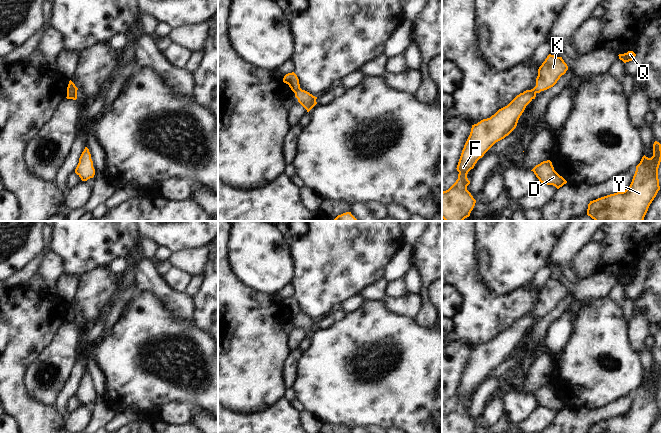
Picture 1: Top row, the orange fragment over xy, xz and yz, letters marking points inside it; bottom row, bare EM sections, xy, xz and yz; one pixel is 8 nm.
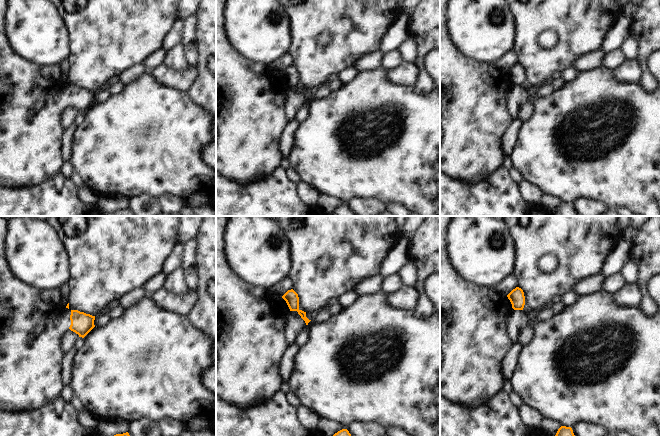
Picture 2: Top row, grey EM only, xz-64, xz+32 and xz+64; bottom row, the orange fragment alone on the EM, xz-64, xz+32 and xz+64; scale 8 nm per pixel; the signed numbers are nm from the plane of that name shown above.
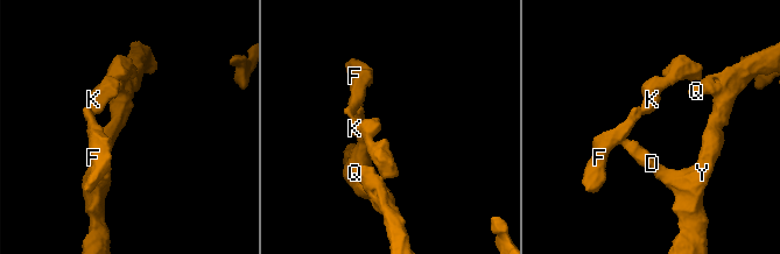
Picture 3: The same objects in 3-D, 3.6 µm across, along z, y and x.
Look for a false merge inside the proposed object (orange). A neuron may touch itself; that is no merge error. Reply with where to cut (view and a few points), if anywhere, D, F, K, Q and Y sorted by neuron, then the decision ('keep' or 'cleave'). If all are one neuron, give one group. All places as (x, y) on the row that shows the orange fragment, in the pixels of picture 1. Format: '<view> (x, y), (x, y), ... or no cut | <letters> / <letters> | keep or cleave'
xz (300, 88), (295, 94) | D F Q Y / K | cleave

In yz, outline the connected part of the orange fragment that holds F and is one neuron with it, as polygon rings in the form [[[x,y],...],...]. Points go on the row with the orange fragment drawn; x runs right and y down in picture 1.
[[[534,88],[526,90],[490,118],[472,125],[456,168],[459,172],[458,179],[448,190],[442,192],[442,218],[445,221],[463,221],[470,216],[476,200],[467,190],[470,184],[468,172],[496,142],[504,139],[516,128],[526,106],[535,97]]]

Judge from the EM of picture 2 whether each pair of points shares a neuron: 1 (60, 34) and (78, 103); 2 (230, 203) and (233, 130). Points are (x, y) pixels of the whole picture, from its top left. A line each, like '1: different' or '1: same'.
1: different
2: different

